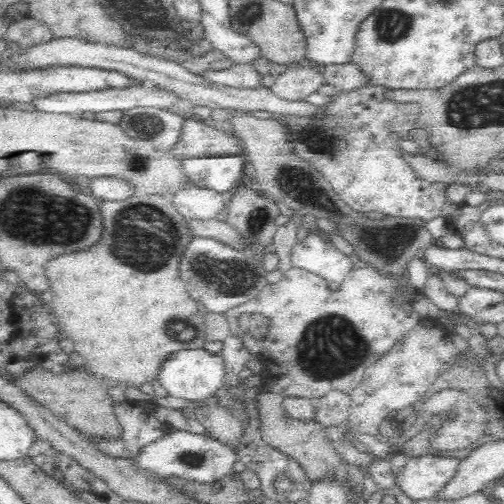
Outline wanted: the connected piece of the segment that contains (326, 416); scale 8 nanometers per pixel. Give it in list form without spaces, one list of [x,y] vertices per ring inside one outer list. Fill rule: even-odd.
[[[330,389],[320,398],[311,400],[312,404],[318,403],[318,414],[315,420],[324,425],[344,425],[350,412],[351,398],[348,391]]]

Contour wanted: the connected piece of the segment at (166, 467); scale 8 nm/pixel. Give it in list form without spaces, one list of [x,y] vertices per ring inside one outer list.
[[[168,428],[158,440],[148,444],[140,452],[137,460],[142,467],[154,471],[158,477],[165,477],[166,475],[182,477],[189,481],[206,484],[232,475],[234,466],[240,462],[240,455],[232,445],[228,445],[218,438],[204,437],[186,429]]]

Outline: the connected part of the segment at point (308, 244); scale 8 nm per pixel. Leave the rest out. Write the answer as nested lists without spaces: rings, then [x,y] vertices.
[[[318,228],[308,229],[308,234],[290,247],[291,264],[320,275],[331,288],[337,288],[353,267],[350,256],[332,244],[332,240]]]

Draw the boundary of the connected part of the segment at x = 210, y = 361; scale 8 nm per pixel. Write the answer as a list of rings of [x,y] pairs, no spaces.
[[[202,348],[174,353],[165,364],[162,364],[158,380],[170,396],[189,400],[193,404],[201,404],[212,400],[216,392],[225,385],[225,377],[226,365],[222,354],[212,353]]]

